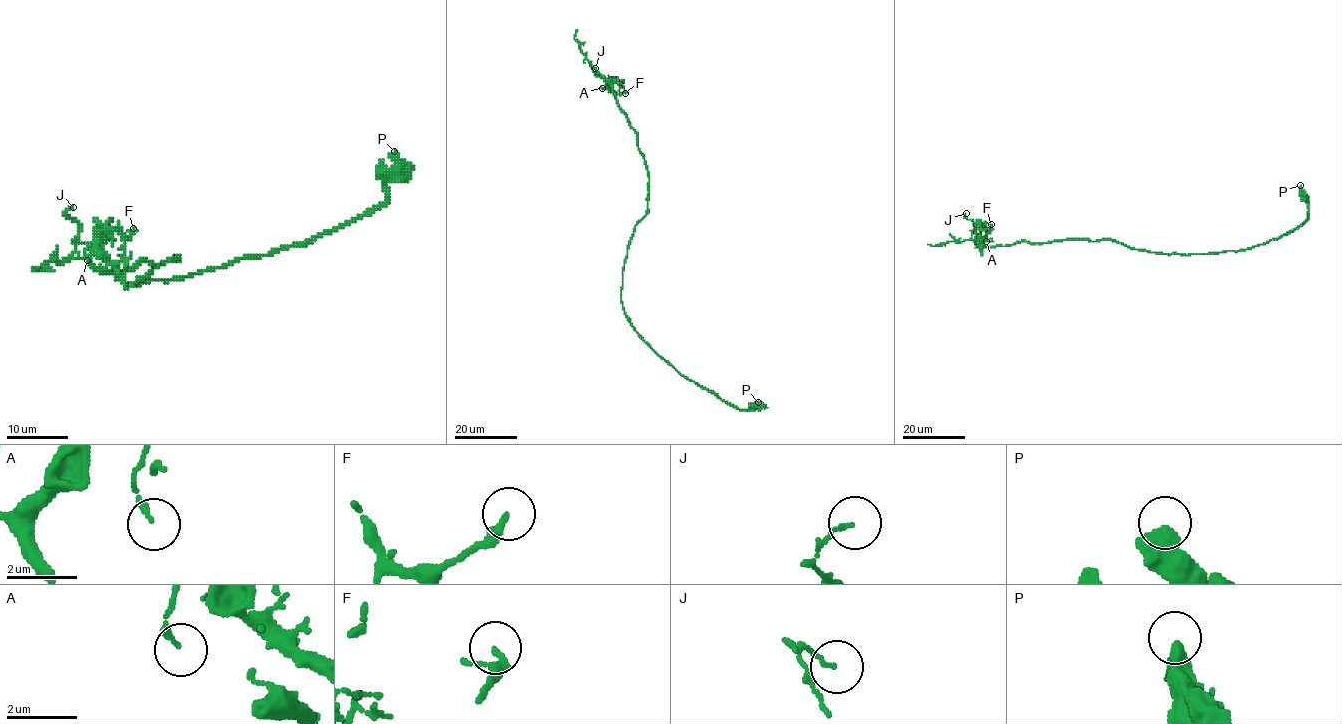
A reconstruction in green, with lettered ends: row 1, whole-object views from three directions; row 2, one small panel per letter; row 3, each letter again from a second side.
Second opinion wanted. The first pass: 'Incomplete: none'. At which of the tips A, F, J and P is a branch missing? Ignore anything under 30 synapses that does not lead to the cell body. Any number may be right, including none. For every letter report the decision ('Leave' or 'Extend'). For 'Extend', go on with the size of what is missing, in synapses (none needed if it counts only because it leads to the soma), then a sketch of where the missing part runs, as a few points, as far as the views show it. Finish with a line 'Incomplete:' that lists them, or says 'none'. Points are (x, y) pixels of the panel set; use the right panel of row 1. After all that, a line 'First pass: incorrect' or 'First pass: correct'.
A: Leave
F: Leave
J: Leave
P: Leave
Incomplete: none
First pass: correct

